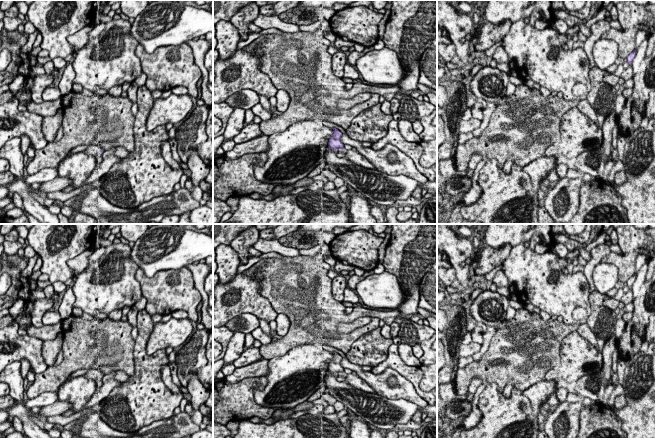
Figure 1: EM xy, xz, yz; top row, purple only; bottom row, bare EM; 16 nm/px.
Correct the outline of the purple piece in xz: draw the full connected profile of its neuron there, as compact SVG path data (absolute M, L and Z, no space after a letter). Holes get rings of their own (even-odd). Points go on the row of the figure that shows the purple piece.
M336 128L333 129L332 137L329 139L328 148L332 150L344 150L344 144L341 142L342 132Z

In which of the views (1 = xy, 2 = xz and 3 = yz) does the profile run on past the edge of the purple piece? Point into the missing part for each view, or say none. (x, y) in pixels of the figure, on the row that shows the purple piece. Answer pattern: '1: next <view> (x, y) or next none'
1: next xy (92, 150)
2: next none
3: next none

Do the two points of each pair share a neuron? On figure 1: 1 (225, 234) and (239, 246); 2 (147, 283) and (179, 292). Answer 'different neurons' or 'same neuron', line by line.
1: different neurons
2: same neuron

